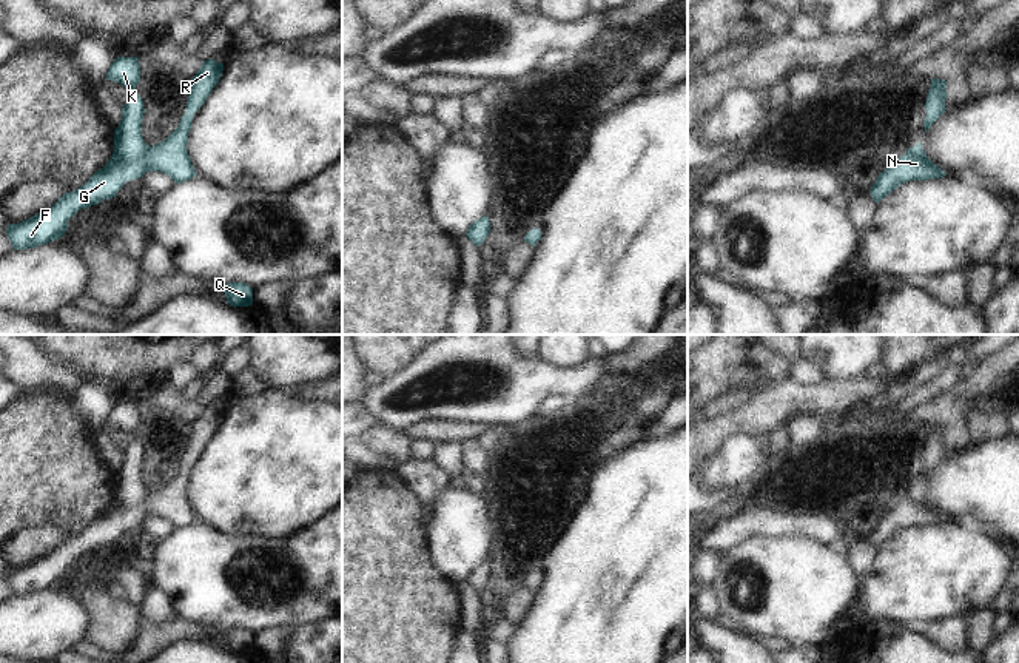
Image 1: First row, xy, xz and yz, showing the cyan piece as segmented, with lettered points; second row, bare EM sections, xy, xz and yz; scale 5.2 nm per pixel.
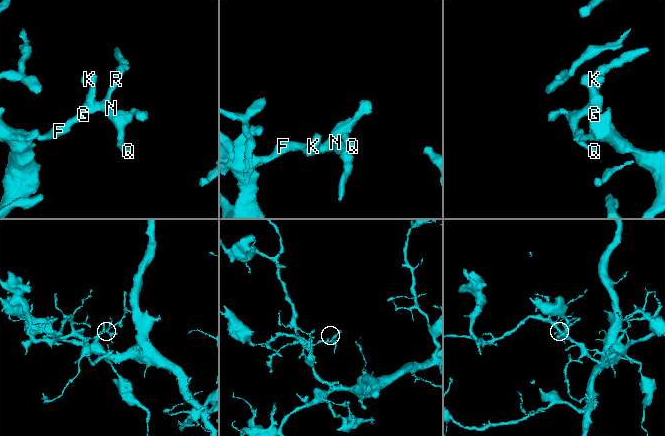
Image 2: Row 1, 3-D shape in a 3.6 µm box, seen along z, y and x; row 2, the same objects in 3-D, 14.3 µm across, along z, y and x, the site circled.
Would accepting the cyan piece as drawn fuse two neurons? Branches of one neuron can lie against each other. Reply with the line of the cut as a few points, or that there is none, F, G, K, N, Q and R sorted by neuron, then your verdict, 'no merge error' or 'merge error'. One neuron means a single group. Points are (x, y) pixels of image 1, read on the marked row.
no cut; F G K N Q R; no merge error

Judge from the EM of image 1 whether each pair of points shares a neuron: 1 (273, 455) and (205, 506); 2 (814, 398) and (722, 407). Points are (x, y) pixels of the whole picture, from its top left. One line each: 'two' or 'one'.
1: one
2: two

